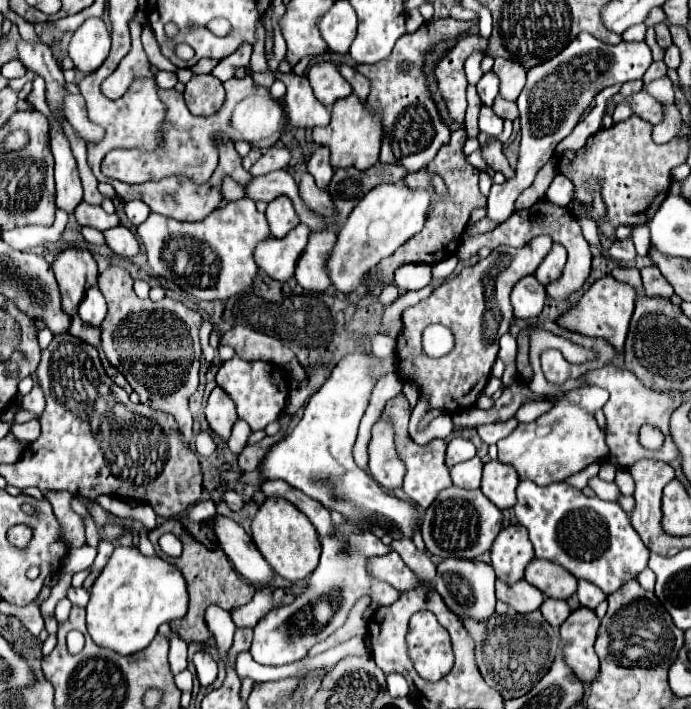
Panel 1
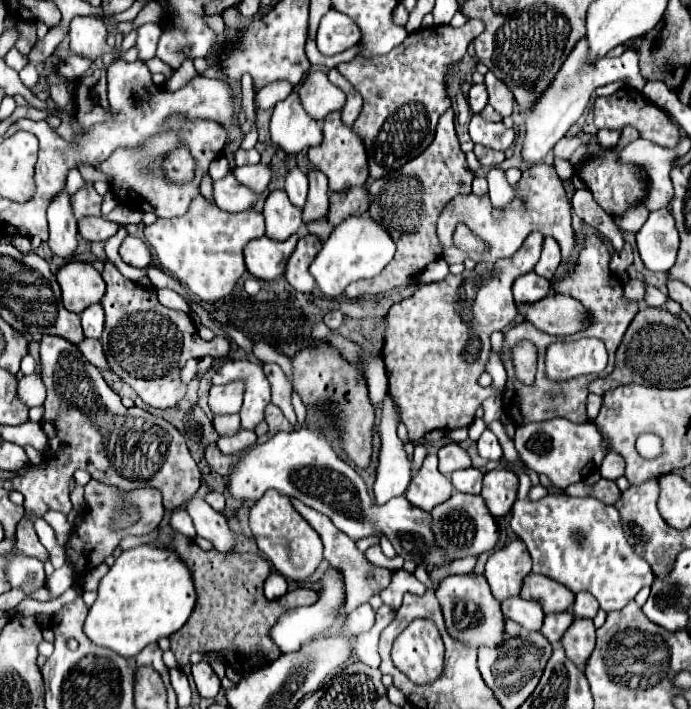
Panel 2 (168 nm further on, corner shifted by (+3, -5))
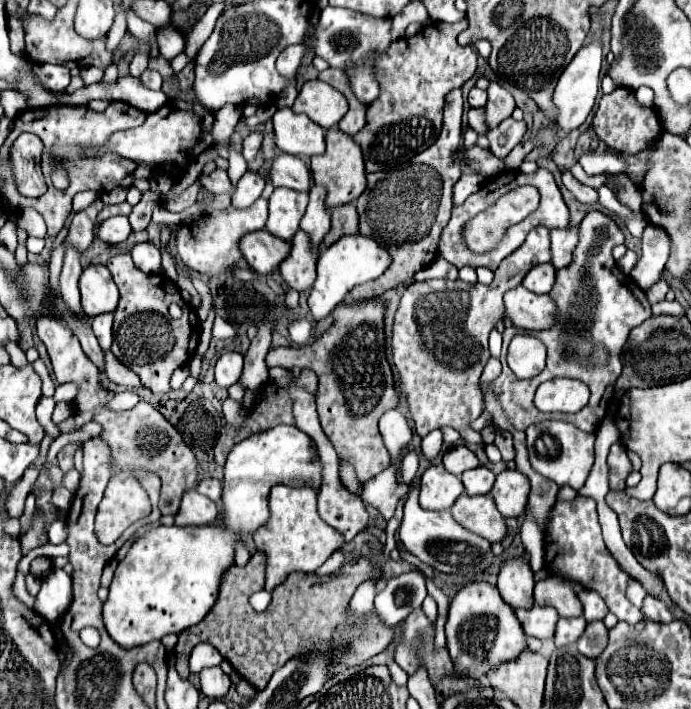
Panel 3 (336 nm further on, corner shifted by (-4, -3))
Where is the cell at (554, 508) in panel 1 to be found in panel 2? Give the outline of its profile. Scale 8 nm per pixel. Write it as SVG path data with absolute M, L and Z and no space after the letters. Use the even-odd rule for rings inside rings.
M518 473L518 477L520 487L510 527L530 551L532 573L548 575L574 593L592 593L606 613L622 609L644 585L652 583L652 567L626 541L616 507L570 495L546 495L540 501L530 501L530 479L526 473Z

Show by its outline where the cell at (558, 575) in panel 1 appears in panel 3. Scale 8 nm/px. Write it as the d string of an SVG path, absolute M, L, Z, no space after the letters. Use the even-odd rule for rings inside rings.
M545 577L535 585L535 603L541 607L555 607L559 617L579 617L581 601L571 585L555 577Z

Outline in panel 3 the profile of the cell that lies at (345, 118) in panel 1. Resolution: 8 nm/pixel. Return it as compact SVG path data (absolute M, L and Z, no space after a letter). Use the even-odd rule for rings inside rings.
M333 125L333 129L327 131L325 141L327 141L325 155L311 157L311 177L315 185L321 185L327 189L327 199L325 199L327 209L335 209L339 205L353 203L365 191L365 185L367 185L365 165L363 165L361 149L357 149L357 143L351 137L345 137L345 133L337 129L337 125Z

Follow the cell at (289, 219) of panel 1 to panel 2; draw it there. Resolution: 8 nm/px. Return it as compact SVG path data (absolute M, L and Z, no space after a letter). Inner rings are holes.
M272 191L264 203L266 237L274 241L284 241L298 233L302 225L302 211L298 211L284 191Z

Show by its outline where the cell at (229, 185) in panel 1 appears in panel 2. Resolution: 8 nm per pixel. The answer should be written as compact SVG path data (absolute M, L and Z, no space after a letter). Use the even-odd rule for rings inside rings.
M221 156L216 158L209 167L208 173L210 177L215 181L225 177L229 172L229 161L226 157Z

